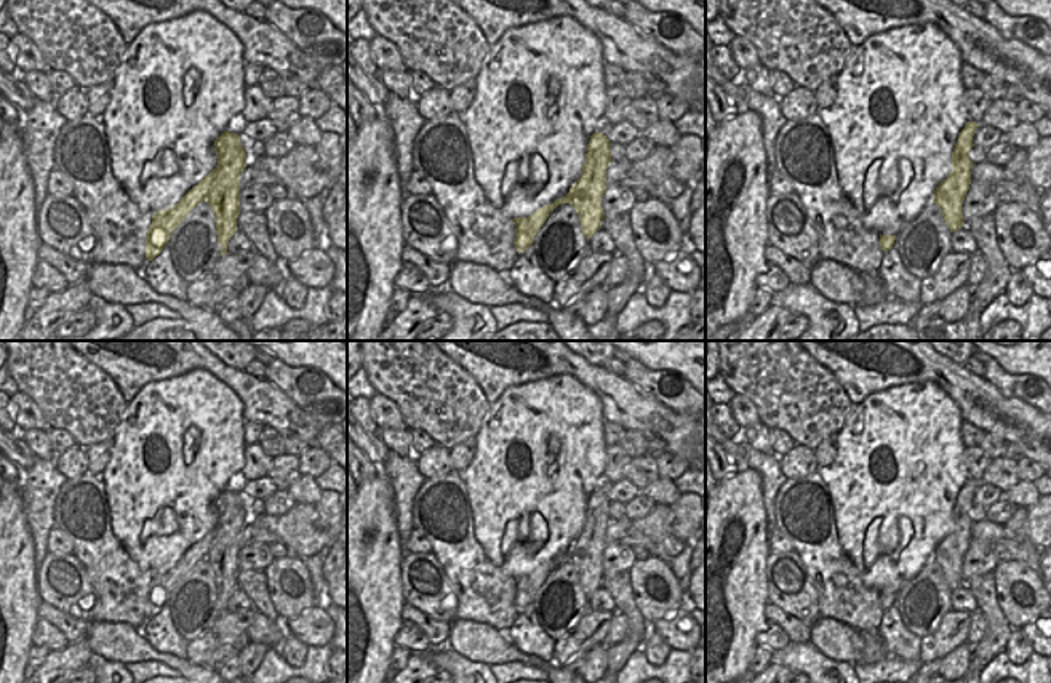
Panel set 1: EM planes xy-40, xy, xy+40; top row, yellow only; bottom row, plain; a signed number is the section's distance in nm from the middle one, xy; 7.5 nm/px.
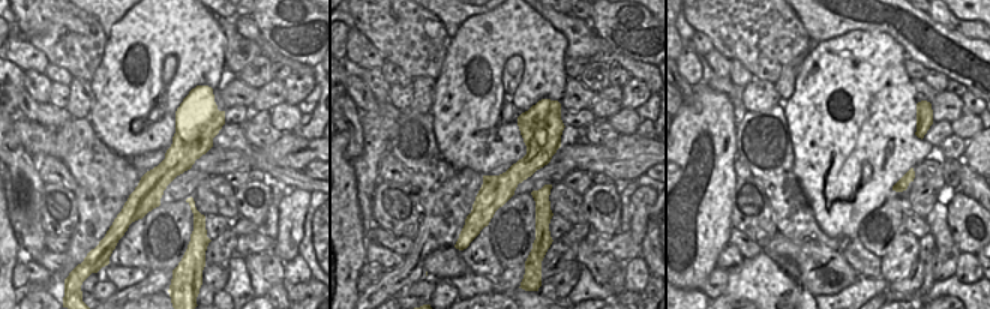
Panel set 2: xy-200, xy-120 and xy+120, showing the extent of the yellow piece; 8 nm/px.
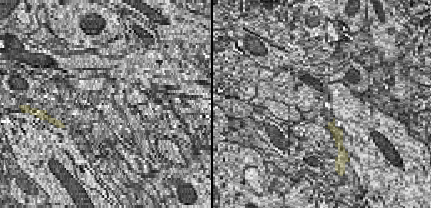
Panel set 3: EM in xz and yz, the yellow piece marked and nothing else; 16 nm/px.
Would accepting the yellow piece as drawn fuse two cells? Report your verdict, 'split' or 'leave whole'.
split

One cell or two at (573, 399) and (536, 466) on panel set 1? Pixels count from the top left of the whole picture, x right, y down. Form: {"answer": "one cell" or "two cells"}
{"answer": "one cell"}

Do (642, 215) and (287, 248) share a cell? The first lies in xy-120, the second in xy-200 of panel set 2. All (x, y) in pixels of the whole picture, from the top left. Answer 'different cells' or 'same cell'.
same cell

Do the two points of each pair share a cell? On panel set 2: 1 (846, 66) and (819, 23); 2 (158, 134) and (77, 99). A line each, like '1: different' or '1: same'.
1: different
2: different

